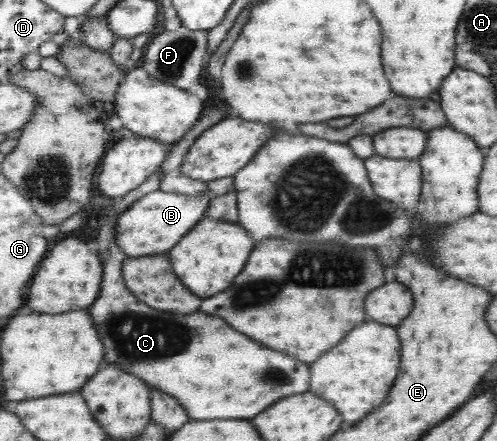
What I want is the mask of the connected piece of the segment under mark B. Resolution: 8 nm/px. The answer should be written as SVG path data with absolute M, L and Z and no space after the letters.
M159 190L139 198L117 222L117 242L128 257L153 256L172 251L205 216L211 195L181 195Z

